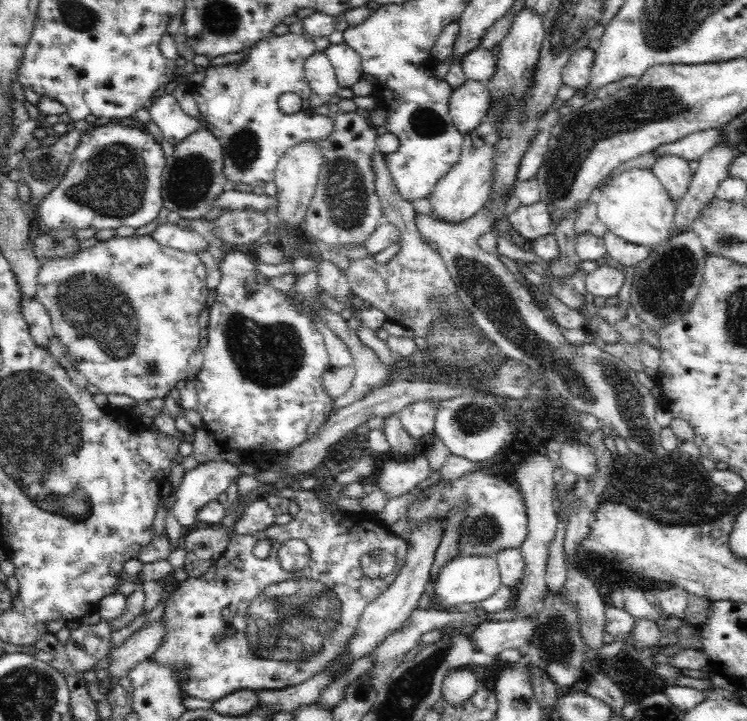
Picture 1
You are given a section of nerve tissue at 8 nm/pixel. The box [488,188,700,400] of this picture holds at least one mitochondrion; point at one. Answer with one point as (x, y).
(664, 287)

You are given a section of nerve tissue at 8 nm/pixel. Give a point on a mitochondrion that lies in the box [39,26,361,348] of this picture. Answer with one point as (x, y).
(114, 184)

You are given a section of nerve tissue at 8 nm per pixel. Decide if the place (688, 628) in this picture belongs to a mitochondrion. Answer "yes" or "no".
no

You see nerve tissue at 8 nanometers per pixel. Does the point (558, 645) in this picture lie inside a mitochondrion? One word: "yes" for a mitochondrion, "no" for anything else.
yes

